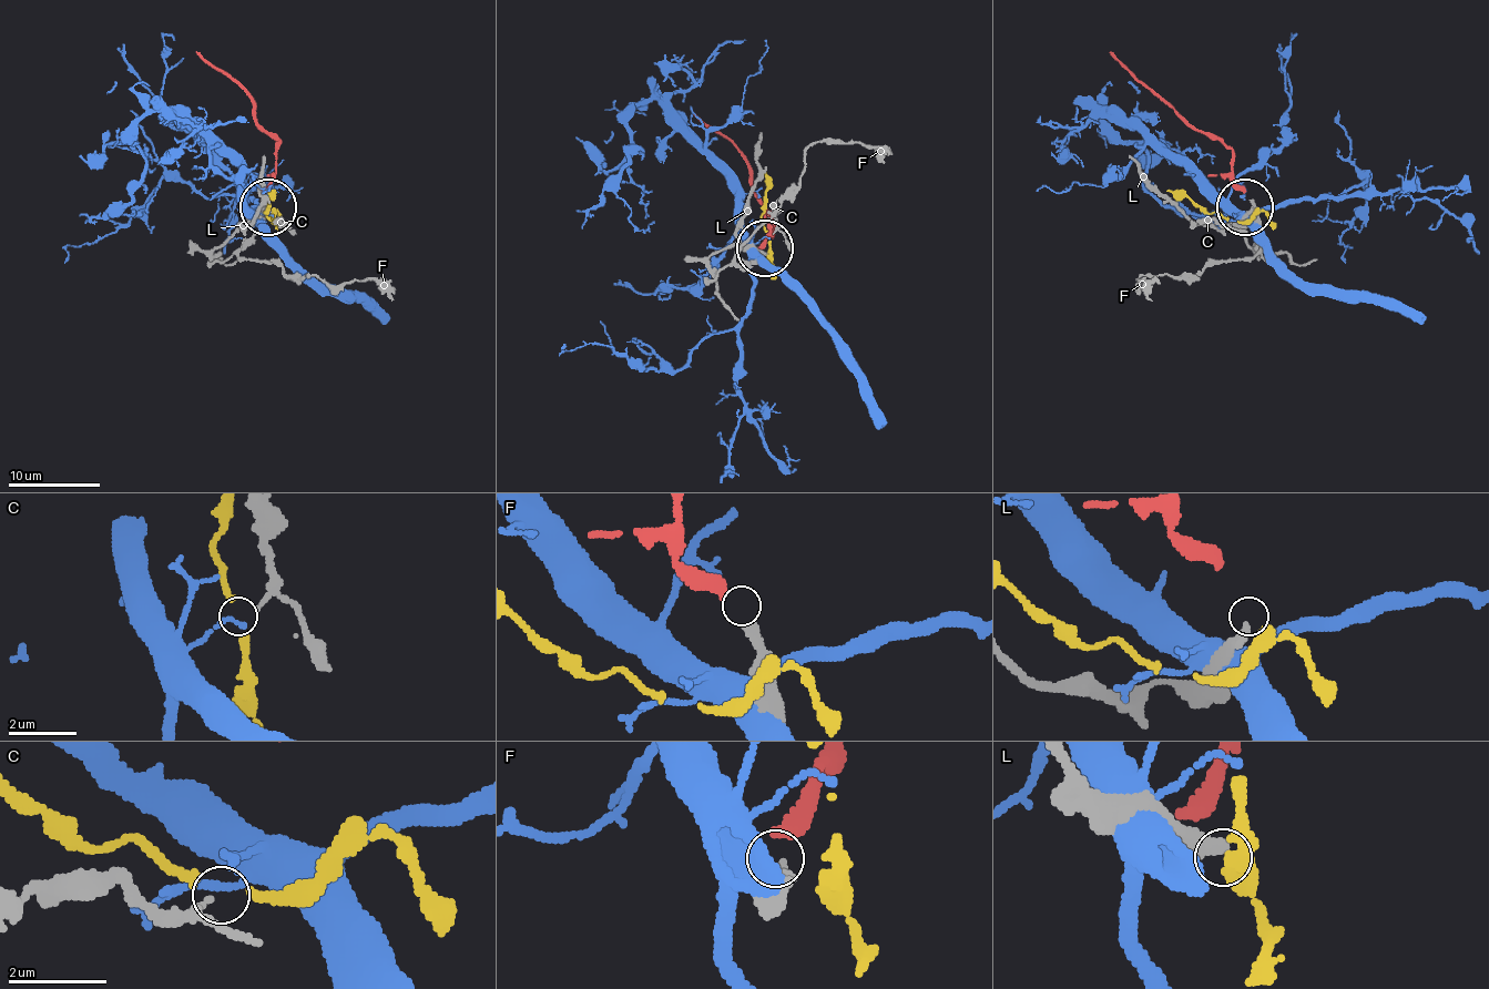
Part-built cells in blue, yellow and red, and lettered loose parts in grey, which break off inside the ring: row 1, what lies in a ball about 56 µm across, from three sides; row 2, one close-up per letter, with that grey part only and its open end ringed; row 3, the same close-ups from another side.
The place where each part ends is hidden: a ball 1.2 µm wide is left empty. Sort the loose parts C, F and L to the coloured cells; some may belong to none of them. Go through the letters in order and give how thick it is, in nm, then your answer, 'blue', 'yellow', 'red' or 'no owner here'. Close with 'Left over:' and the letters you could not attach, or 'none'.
C: 100 nm thick; yellow
F: 240 nm thick; red
L: 380 nm thick; no owner here
Left over: L

